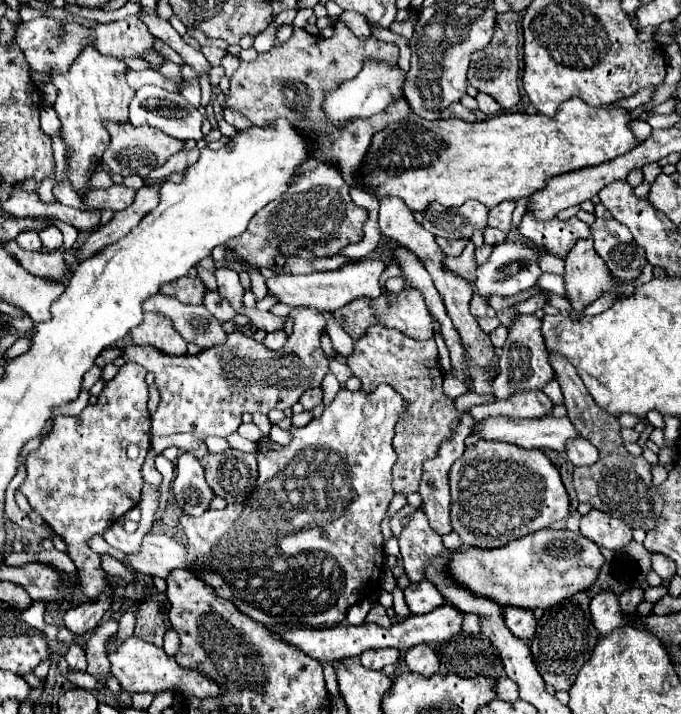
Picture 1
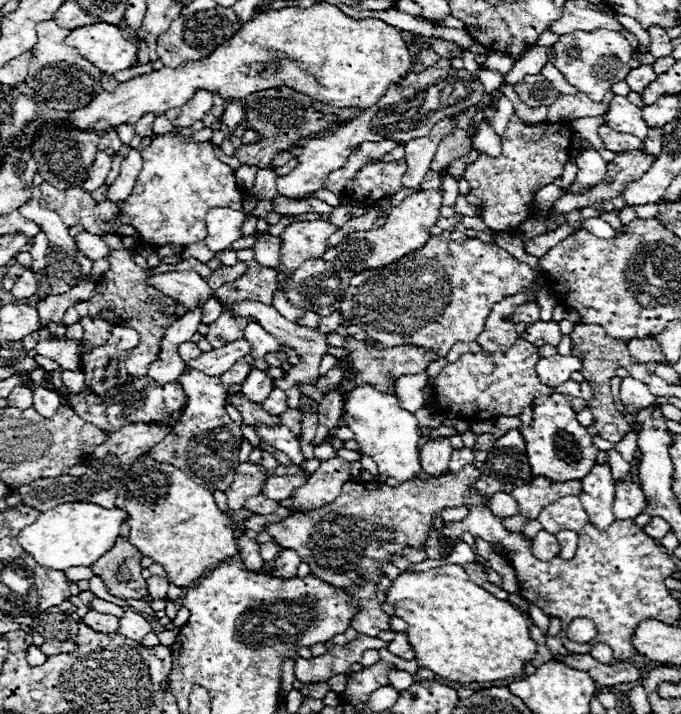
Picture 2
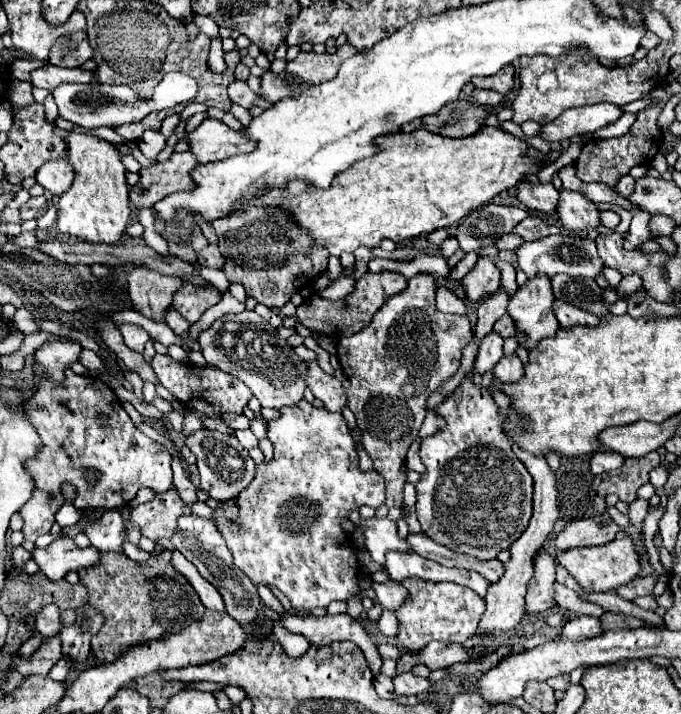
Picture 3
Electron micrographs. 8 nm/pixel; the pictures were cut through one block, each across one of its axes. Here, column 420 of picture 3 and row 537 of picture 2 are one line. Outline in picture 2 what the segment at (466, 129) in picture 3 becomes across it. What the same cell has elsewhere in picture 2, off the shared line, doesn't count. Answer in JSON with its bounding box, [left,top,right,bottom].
[92,524,148,600]

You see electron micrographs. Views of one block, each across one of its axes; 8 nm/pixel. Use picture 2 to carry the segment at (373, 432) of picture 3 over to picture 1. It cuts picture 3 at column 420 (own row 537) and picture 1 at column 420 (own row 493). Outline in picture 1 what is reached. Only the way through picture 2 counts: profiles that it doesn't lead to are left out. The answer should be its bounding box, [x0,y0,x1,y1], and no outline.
[348,324,462,494]

